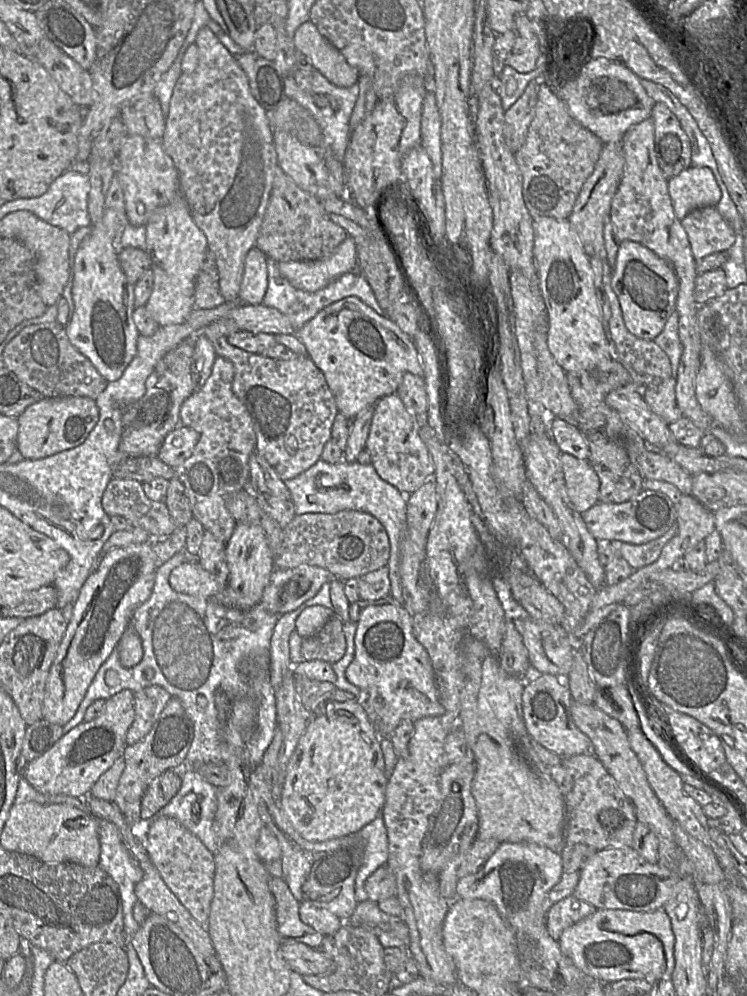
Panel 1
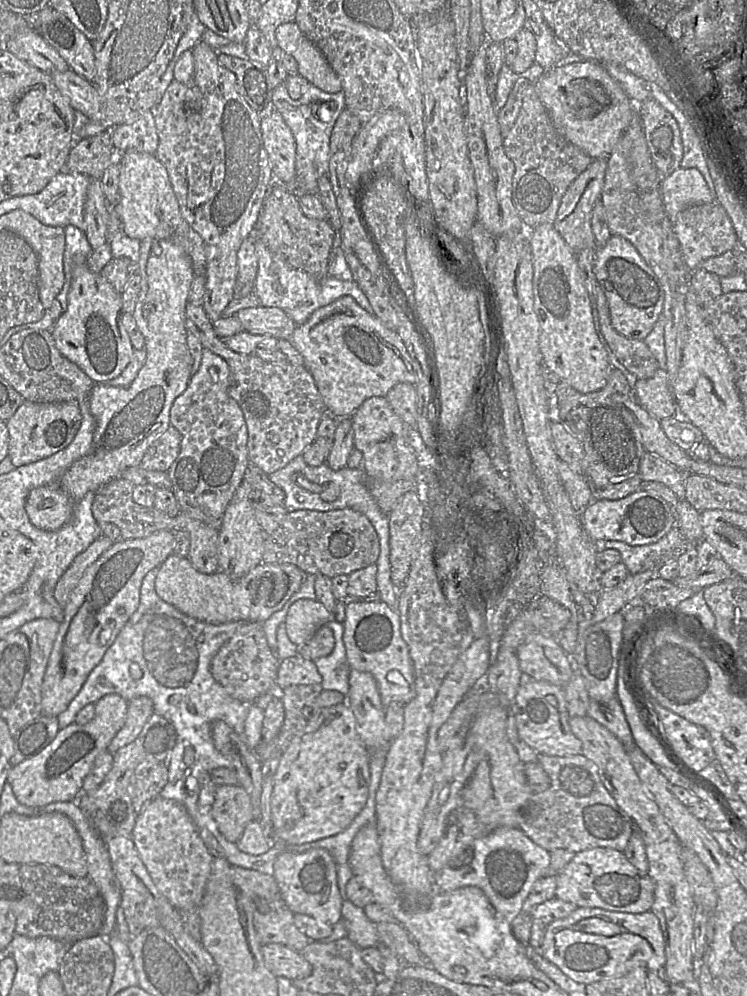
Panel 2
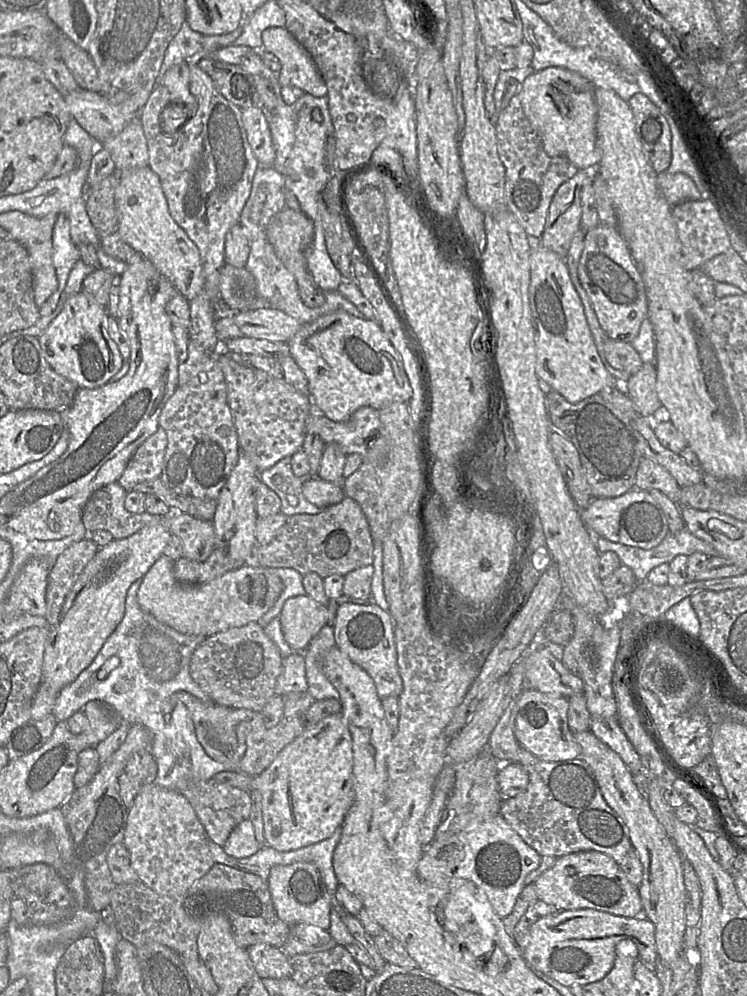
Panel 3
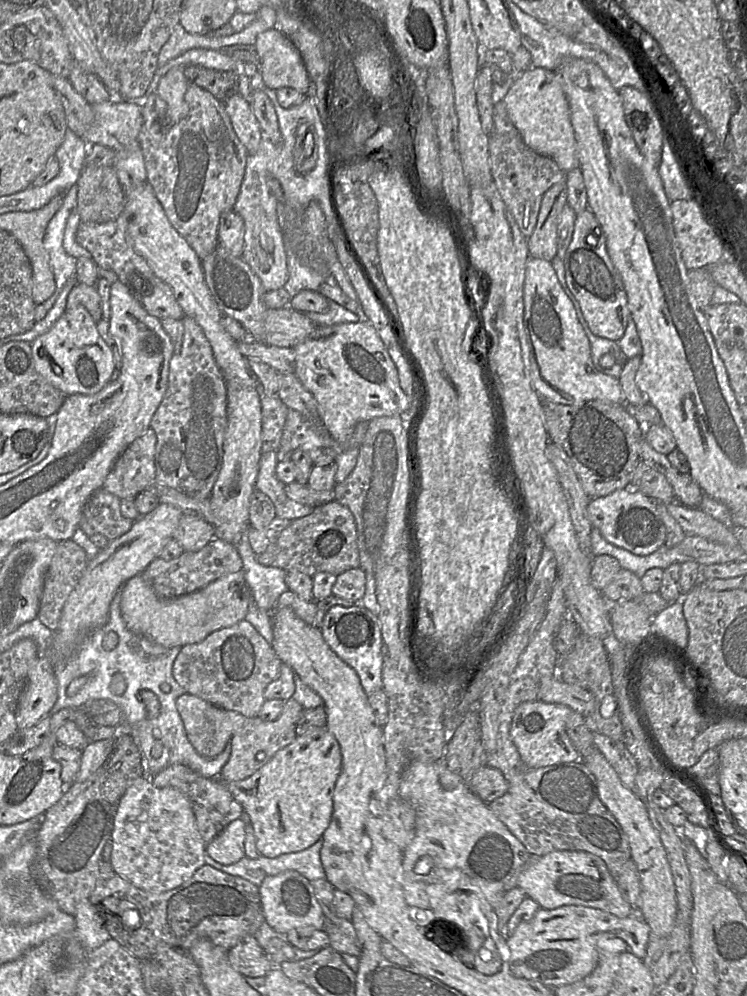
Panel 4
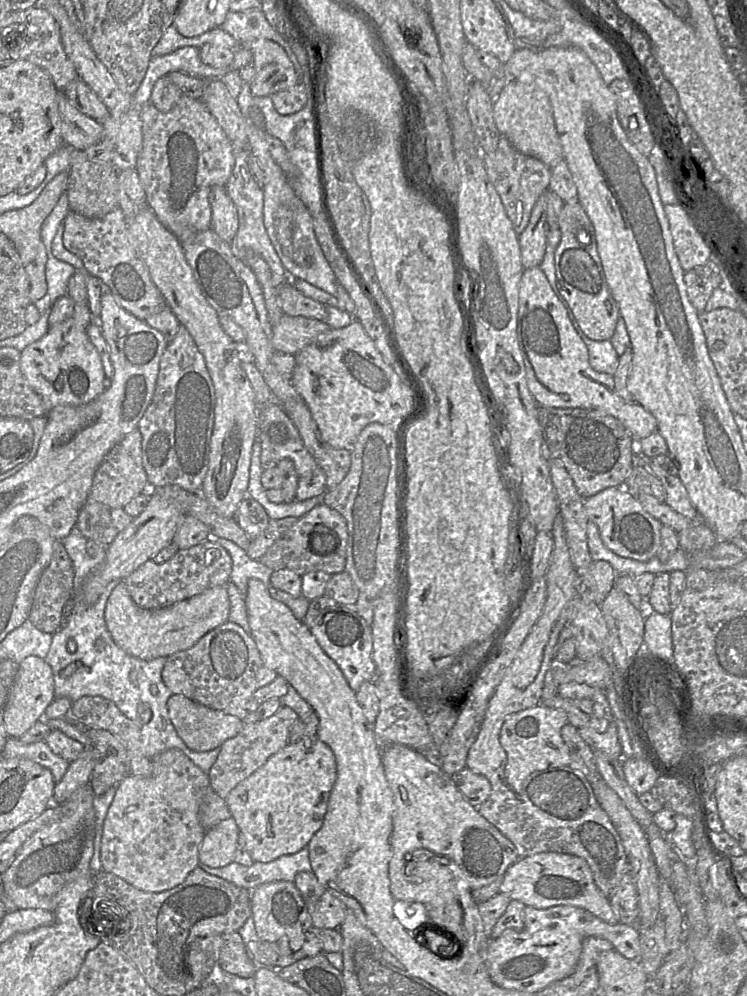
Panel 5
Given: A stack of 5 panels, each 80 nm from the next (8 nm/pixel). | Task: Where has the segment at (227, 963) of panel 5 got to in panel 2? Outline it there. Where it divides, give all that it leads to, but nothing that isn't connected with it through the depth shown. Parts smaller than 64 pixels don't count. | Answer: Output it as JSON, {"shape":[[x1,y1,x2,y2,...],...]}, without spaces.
{"shape":[[265,944,261,947,265,966,277,978,298,980,308,977,312,972,311,964,300,952,281,944]]}

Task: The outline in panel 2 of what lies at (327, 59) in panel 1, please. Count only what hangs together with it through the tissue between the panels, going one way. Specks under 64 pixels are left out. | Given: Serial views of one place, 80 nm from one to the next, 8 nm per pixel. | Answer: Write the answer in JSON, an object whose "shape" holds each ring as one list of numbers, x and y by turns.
{"shape":[[295,22,280,25,275,32,276,45,295,58,297,73,319,89,336,93,341,91,341,81,323,53,301,32]]}

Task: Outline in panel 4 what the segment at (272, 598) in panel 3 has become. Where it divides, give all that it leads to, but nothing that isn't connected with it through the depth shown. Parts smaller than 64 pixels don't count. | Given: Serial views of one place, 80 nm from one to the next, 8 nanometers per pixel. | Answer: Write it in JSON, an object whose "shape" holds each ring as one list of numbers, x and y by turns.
{"shape":[[242,569,196,592,173,599,158,597,141,575,128,580,120,589,121,615,127,628,167,649,197,644,213,632,245,620,251,601,256,604]]}

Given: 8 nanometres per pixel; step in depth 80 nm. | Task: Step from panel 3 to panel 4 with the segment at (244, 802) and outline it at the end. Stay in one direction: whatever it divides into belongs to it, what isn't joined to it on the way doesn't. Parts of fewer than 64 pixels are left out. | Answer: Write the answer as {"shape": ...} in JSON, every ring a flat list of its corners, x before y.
{"shape":[[171,765,154,776,146,776,155,786,179,790,190,801,198,830,208,843,221,833,231,822,244,818,243,807,234,799,230,791,217,779,207,779,197,770,184,765]]}

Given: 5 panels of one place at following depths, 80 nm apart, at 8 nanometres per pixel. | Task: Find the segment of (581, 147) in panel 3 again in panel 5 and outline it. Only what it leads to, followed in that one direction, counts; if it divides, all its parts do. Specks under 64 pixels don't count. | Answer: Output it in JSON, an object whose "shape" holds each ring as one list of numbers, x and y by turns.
{"shape":[[510,81,493,103,496,127,520,153,539,159,549,167,564,160,548,95,533,82]]}

